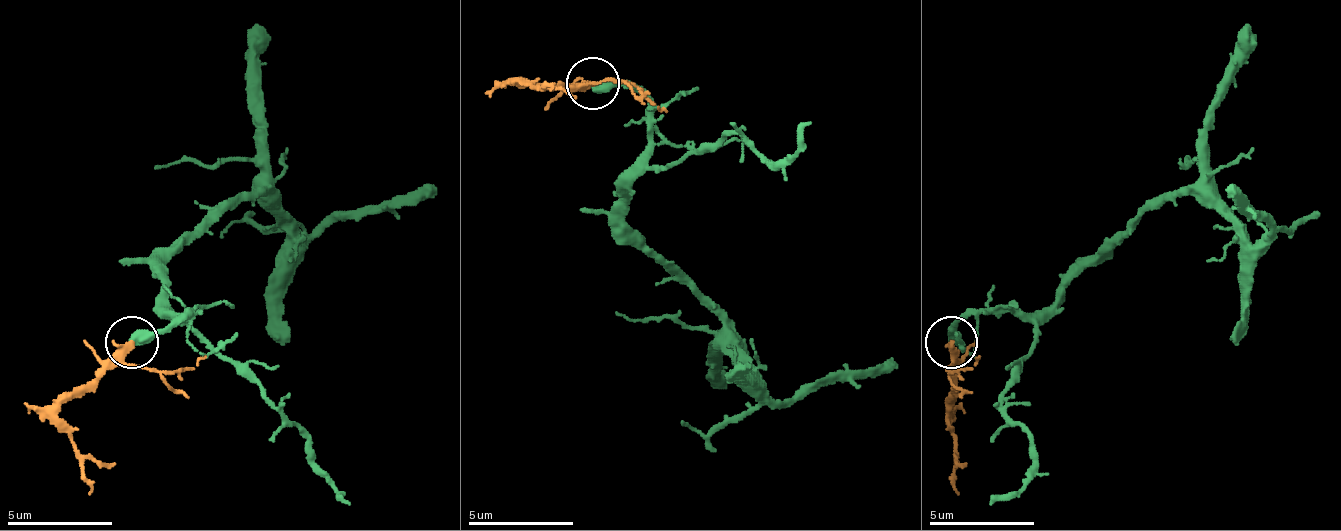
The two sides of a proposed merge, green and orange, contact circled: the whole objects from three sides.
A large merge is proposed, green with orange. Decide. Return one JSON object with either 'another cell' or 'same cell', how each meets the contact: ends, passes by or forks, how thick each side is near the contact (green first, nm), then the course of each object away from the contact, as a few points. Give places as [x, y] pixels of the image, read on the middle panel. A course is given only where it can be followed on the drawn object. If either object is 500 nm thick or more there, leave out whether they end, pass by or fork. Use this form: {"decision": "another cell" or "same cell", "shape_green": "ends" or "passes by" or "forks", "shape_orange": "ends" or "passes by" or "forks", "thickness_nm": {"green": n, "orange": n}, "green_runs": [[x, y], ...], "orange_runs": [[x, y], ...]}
{"decision": "same cell", "shape_green": "ends", "shape_orange": "passes by", "thickness_nm": {"green": 480, "orange": 280}, "green_runs": [[591, 82], [628, 82], [649, 103], [649, 161], [623, 218], [723, 318], [723, 350], [770, 397], [896, 361]], "orange_runs": [[591, 82], [523, 82], [549, 92]]}

